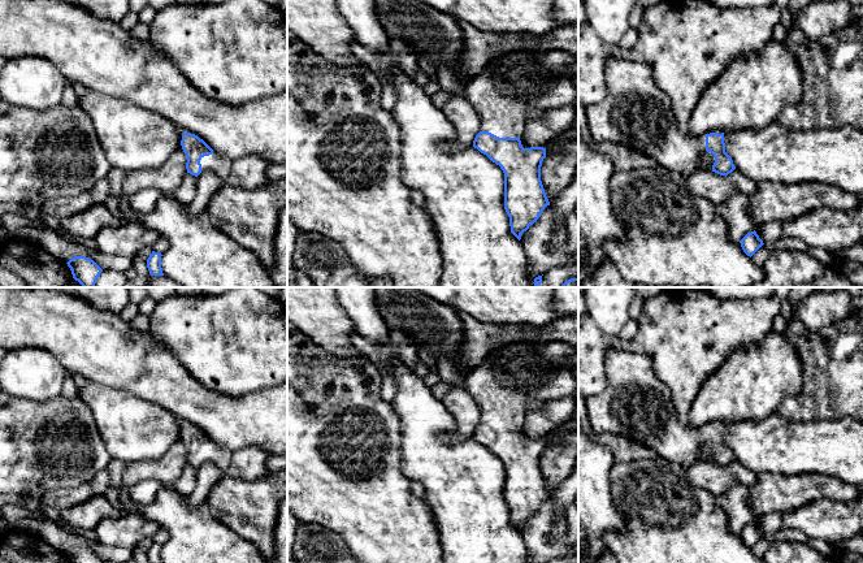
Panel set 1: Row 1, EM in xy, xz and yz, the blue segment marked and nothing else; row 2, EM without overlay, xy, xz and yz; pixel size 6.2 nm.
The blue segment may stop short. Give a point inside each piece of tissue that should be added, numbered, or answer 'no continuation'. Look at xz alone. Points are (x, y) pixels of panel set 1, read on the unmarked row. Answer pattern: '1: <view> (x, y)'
1: xz (517, 377)

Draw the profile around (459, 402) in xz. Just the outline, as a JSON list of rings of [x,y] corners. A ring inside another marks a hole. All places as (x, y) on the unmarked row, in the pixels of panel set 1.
[[[451,387],[443,397],[442,403],[456,420],[456,430],[443,436],[442,439],[452,443],[472,437],[481,421],[481,411],[469,391],[467,389]]]

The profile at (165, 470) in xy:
[[[179,437],[169,450],[156,460],[127,464],[118,486],[131,489],[143,481],[157,481],[162,486],[172,486],[187,464],[186,454],[186,445],[182,437]]]

